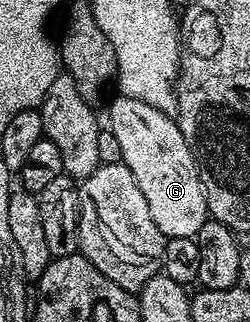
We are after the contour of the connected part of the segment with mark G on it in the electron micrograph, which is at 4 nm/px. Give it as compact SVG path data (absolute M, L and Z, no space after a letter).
M120 95L109 105L107 129L119 141L122 162L135 175L147 207L151 207L151 219L164 237L196 238L199 227L210 220L209 204L205 198L205 185L201 181L201 170L193 158L183 131L170 114L159 111L148 103L139 103Z

